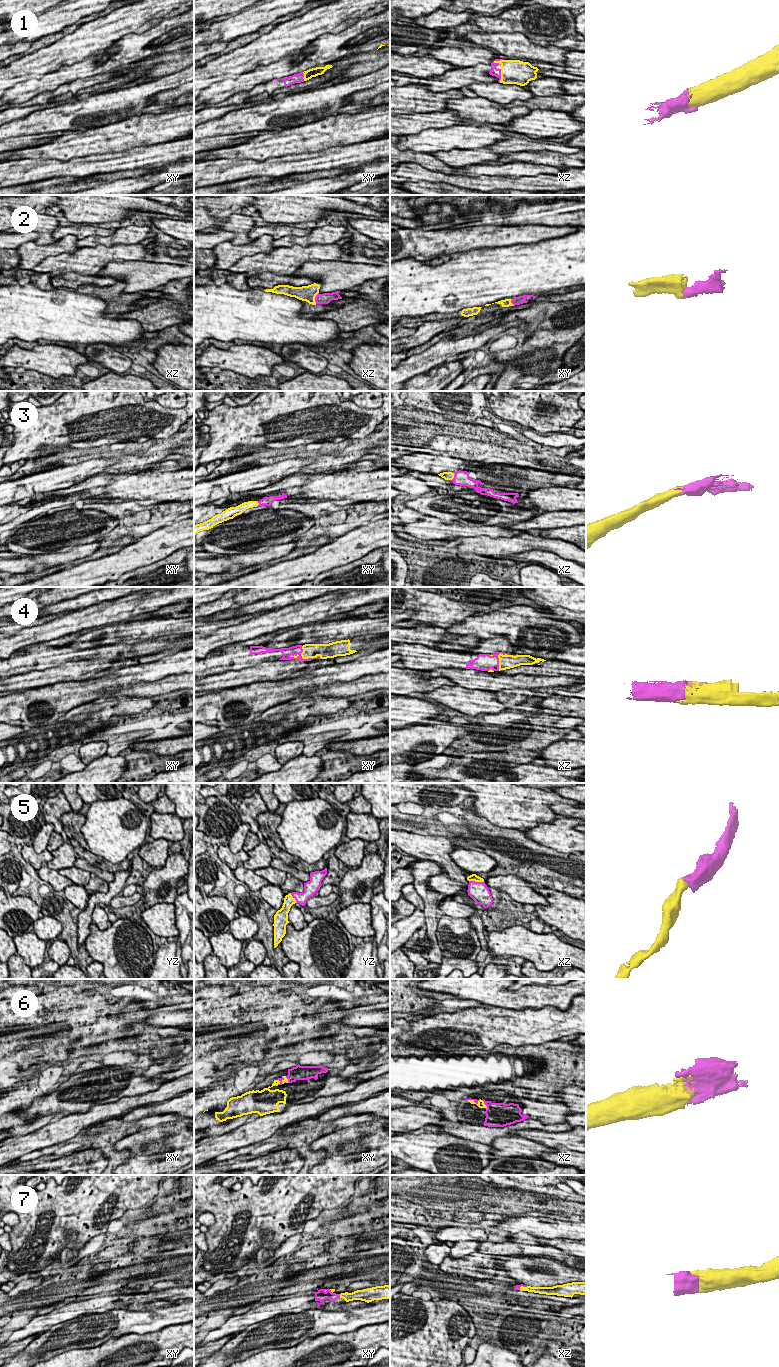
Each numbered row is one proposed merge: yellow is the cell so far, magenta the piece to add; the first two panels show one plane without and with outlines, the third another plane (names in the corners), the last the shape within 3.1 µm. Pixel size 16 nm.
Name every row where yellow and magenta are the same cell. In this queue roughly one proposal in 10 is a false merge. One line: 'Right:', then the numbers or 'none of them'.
Right: 1, 2, 3, 4, 5, 6, 7

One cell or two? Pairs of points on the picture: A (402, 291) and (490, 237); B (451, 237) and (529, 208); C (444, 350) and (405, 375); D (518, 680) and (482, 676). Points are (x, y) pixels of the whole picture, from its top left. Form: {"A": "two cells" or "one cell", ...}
{"A": "two cells", "B": "two cells", "C": "one cell", "D": "one cell"}

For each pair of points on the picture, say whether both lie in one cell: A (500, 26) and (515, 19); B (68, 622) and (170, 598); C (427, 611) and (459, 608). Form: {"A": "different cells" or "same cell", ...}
{"A": "same cell", "B": "same cell", "C": "same cell"}

